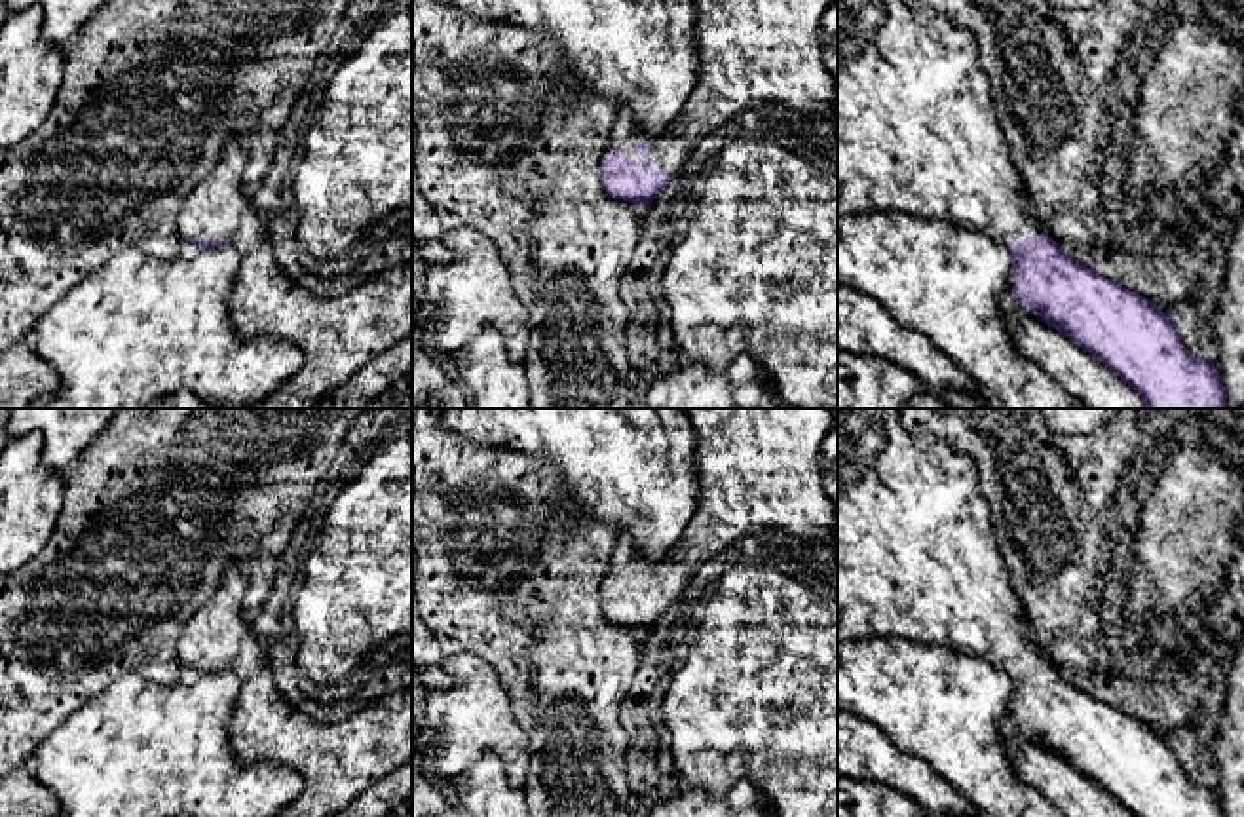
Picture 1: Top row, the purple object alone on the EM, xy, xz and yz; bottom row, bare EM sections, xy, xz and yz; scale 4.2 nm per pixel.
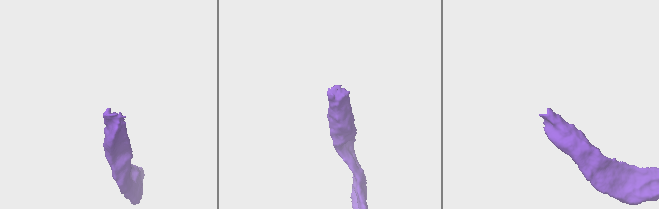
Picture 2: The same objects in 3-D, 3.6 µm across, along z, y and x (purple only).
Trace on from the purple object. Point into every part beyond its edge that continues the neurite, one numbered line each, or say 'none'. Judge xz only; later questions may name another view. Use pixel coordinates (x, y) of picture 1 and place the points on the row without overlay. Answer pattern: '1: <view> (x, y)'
1: xz (758, 470)

